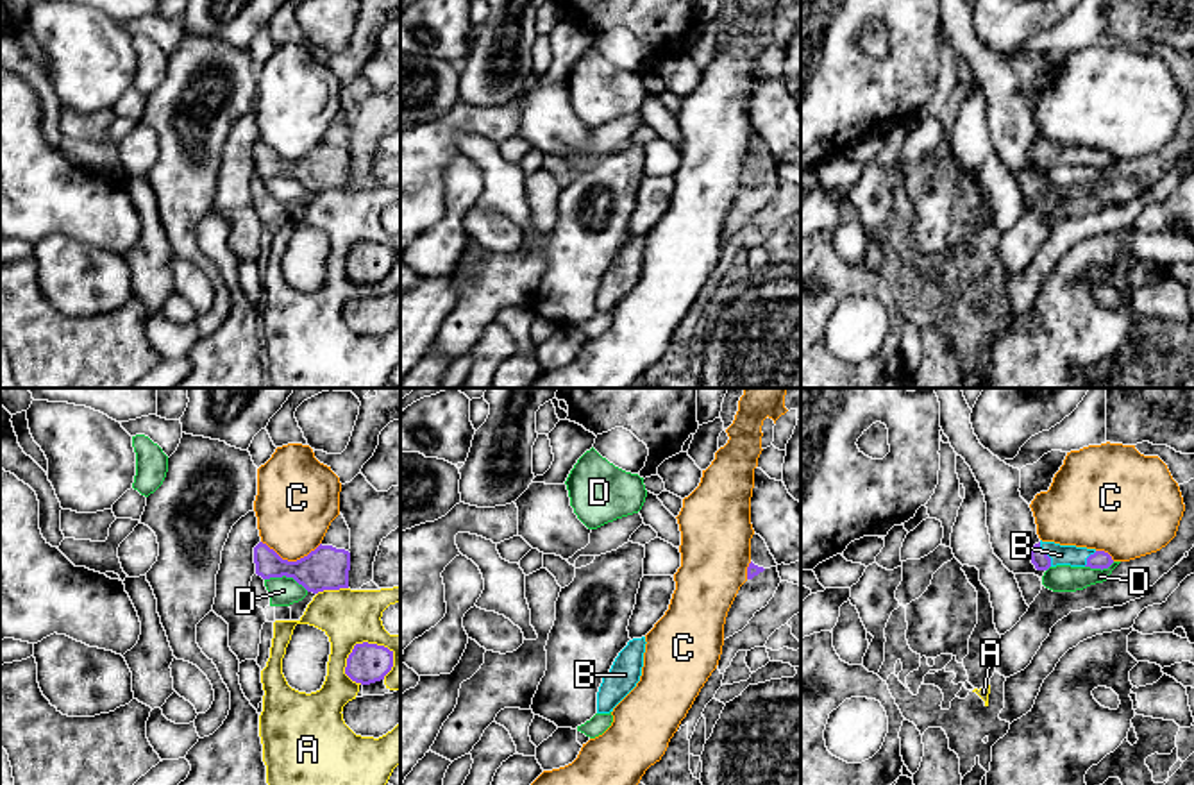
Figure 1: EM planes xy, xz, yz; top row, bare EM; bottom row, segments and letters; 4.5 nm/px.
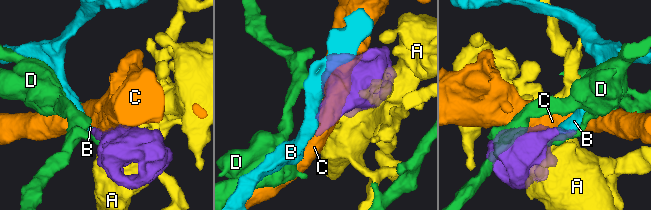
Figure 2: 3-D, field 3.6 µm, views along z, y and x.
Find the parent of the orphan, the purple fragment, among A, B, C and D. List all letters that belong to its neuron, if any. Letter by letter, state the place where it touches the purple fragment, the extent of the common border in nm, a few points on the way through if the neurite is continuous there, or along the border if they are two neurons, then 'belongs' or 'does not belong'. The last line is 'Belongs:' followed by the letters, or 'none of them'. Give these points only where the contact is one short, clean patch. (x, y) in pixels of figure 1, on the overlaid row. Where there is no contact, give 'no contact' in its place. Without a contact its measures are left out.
A: meets purple in xy at (360, 644); contact 260 nm long; does not belong
B: meets purple in yz at (1046, 555); contact 130 nm long; runs through yz (1039, 557), (1046, 555), (1060, 555); belongs
C: meets purple in xy at (292, 562); contact 280 nm long; does not belong
D: meets purple in xy at (286, 576); contact 200 nm long; does not belong
Belongs: B

